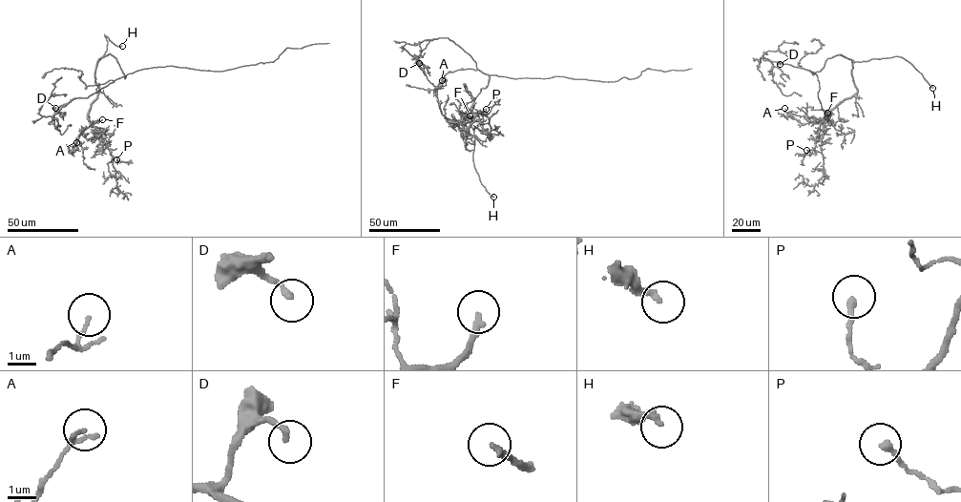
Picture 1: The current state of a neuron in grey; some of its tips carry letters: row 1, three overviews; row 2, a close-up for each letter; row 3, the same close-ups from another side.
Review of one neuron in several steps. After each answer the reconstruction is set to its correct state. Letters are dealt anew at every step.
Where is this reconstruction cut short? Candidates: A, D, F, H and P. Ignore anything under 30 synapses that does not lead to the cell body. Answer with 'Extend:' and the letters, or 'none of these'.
Extend: F, H

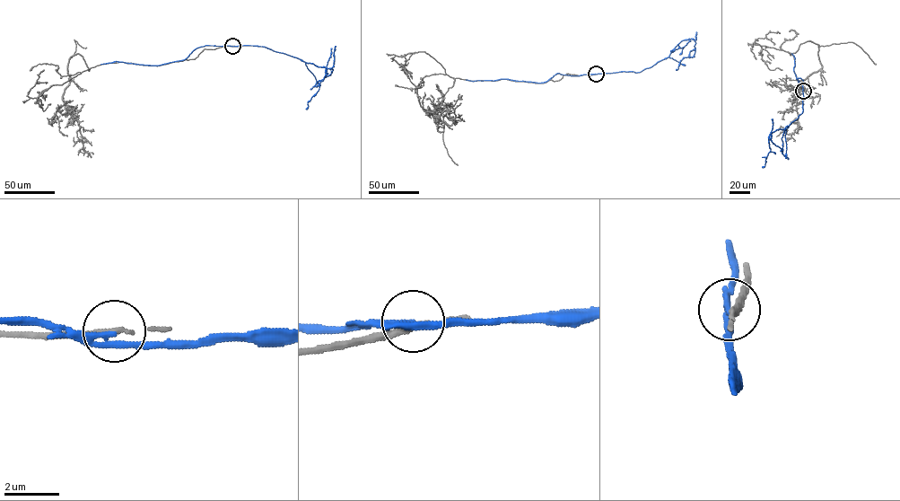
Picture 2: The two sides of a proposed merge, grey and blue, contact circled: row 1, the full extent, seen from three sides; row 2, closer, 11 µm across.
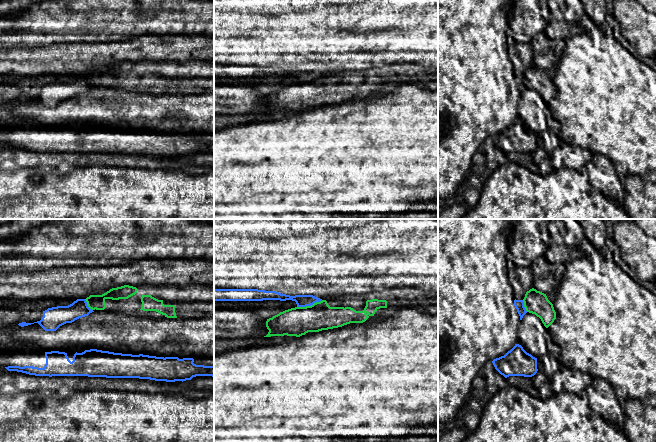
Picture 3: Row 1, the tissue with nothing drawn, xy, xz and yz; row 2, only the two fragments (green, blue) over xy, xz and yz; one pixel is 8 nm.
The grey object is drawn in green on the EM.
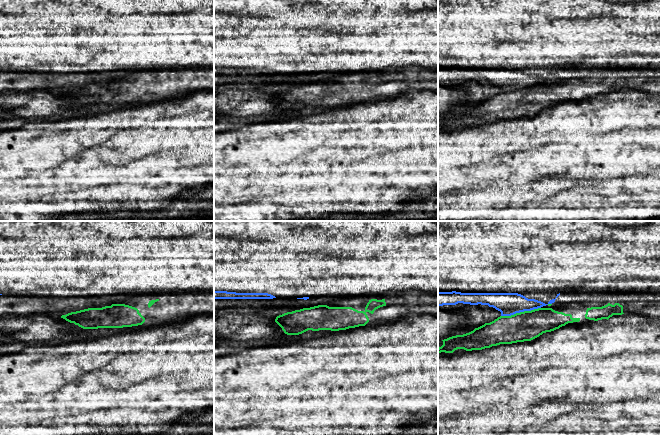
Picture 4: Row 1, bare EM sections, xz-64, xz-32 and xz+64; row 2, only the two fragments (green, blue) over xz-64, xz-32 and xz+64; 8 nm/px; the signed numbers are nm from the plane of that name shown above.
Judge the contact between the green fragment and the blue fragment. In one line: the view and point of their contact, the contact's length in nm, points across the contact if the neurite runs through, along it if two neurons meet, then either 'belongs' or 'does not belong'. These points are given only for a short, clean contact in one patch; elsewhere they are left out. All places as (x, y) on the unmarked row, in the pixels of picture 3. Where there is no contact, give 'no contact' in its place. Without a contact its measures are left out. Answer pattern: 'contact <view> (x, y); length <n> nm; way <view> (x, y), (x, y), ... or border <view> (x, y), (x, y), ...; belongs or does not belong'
contact xz (309, 82); length 220 nm; border xz (322, 76), (310, 81), (297, 83); does not belong

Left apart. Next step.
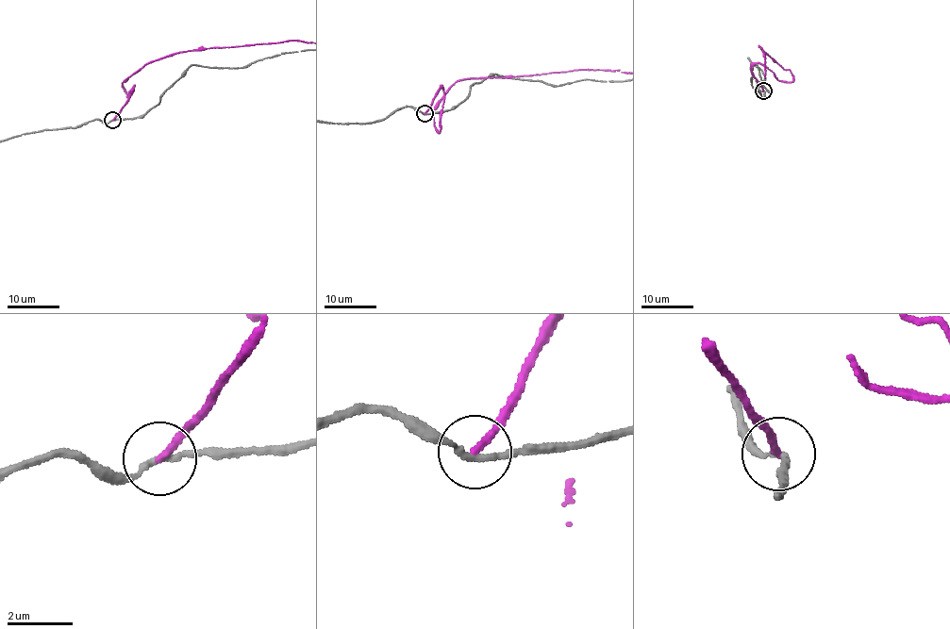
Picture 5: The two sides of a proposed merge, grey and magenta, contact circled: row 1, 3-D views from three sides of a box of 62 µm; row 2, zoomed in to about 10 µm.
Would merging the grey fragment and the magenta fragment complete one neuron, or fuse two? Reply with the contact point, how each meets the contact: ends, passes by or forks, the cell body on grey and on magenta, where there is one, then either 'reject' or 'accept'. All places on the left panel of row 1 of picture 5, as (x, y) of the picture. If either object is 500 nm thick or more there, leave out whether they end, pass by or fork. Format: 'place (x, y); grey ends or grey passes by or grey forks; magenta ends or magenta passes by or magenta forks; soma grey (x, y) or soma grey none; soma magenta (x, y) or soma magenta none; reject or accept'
place (112, 120); grey passes by; magenta ends; soma grey none; soma magenta none; reject

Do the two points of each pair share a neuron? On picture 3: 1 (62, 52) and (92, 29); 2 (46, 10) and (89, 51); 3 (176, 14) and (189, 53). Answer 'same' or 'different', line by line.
1: different
2: different
3: different

